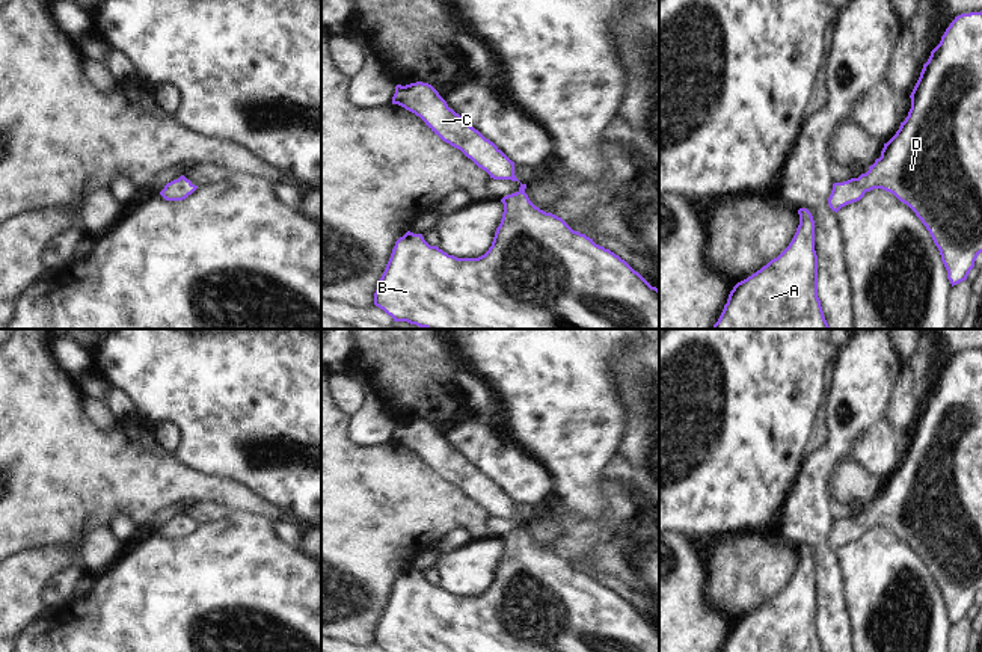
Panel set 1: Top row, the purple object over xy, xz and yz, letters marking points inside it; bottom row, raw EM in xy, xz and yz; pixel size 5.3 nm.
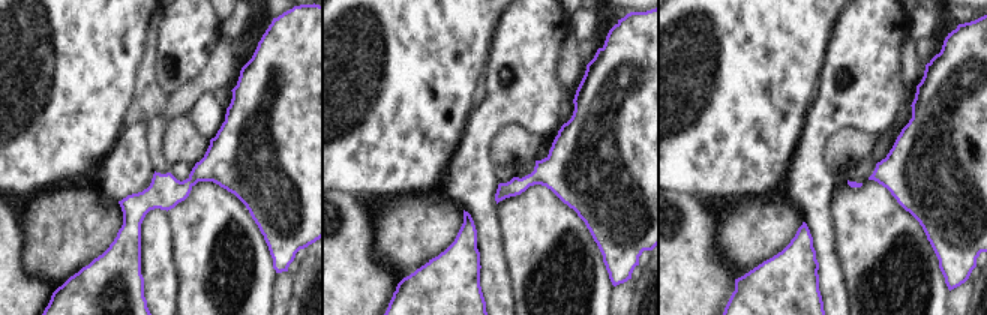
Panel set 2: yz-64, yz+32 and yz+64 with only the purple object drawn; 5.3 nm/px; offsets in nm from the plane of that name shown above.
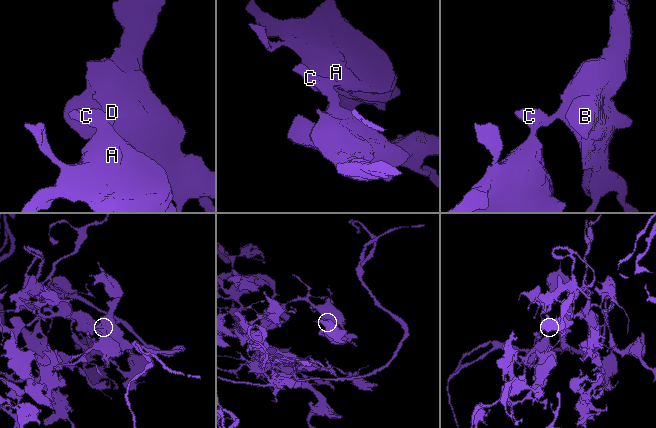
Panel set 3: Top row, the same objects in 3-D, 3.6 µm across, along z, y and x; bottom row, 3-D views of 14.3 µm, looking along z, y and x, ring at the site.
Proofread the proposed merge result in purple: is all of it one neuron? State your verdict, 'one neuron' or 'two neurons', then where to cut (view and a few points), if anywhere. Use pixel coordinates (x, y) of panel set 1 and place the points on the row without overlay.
one neuron | no cut

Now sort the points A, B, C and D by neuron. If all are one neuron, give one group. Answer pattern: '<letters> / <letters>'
A B C D

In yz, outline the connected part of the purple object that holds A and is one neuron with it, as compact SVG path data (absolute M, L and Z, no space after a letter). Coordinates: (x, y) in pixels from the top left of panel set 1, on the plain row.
M799 546L798 552L799 563L789 584L760 608L736 622L721 652L824 652L818 635L815 558L807 546Z

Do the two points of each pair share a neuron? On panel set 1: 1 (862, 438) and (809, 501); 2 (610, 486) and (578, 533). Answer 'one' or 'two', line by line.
1: one
2: two

